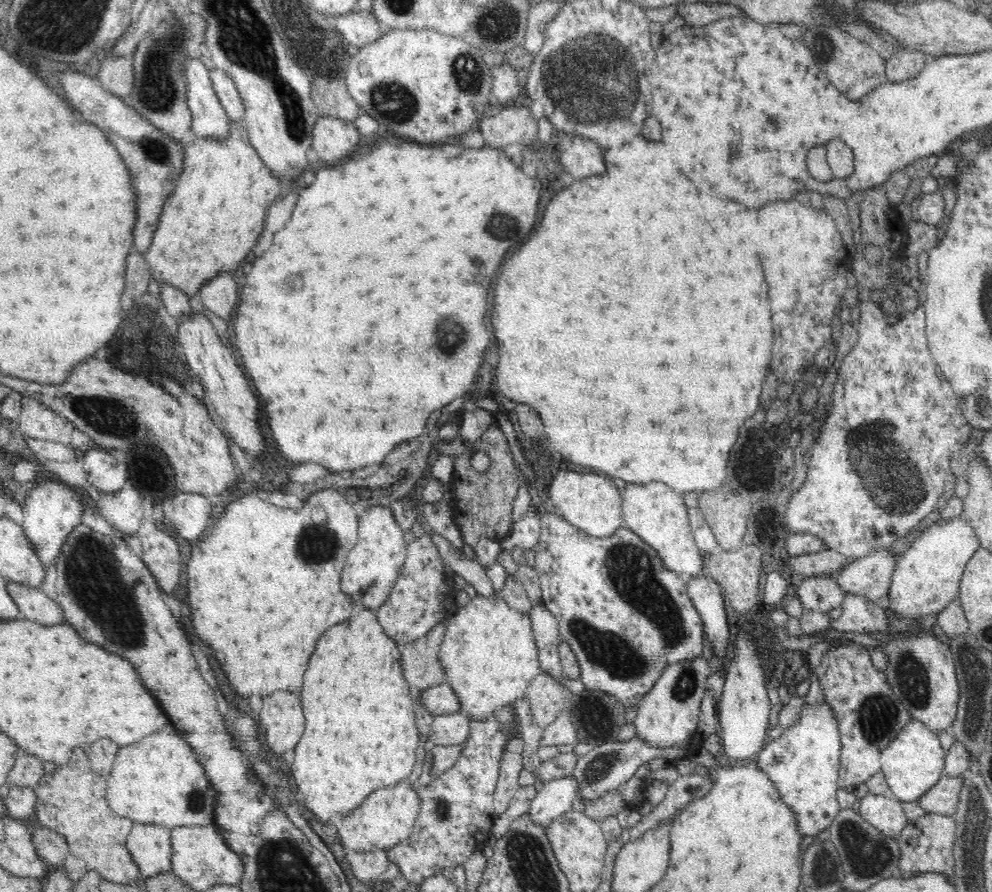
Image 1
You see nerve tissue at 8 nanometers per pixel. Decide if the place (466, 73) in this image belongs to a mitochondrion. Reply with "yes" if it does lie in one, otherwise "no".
yes

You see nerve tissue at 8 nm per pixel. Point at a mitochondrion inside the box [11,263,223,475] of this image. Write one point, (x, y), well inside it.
(108, 415)

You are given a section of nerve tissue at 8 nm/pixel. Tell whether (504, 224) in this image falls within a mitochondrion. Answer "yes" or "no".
yes

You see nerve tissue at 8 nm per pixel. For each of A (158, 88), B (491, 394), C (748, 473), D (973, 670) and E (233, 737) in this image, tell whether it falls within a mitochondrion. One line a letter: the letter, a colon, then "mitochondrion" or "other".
A: mitochondrion
B: other
C: mitochondrion
D: mitochondrion
E: other

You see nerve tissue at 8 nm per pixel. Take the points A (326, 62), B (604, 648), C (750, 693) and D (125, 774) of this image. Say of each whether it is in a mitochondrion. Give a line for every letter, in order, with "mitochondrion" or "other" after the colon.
A: mitochondrion
B: mitochondrion
C: other
D: other

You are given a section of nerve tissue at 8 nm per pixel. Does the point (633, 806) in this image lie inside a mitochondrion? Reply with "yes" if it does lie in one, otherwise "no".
no

